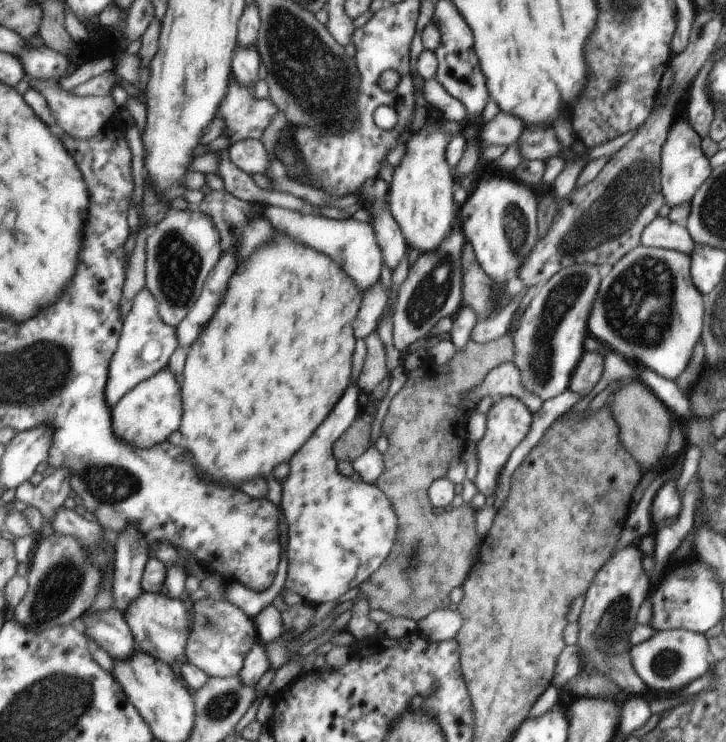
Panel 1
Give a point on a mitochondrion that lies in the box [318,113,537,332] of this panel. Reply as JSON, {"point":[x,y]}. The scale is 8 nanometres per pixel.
{"point":[430,294]}

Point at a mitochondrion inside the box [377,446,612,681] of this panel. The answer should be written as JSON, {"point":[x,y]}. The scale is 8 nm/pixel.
{"point":[411,562]}

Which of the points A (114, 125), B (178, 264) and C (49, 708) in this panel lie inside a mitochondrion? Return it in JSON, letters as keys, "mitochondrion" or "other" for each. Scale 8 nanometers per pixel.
{"A":"other","B":"mitochondrion","C":"mitochondrion"}

